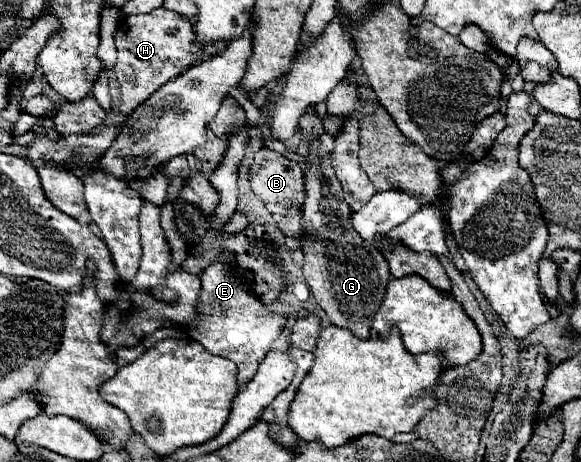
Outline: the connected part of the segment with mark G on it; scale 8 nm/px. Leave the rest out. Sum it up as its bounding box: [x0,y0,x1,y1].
[303,138,391,338]

